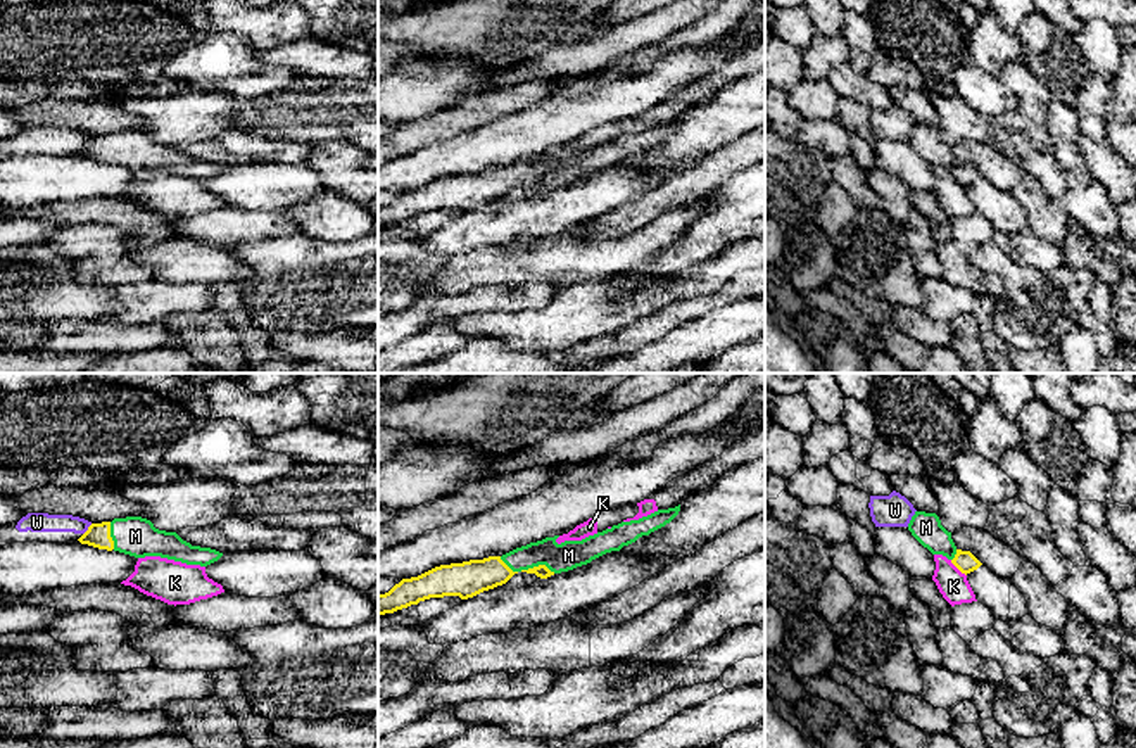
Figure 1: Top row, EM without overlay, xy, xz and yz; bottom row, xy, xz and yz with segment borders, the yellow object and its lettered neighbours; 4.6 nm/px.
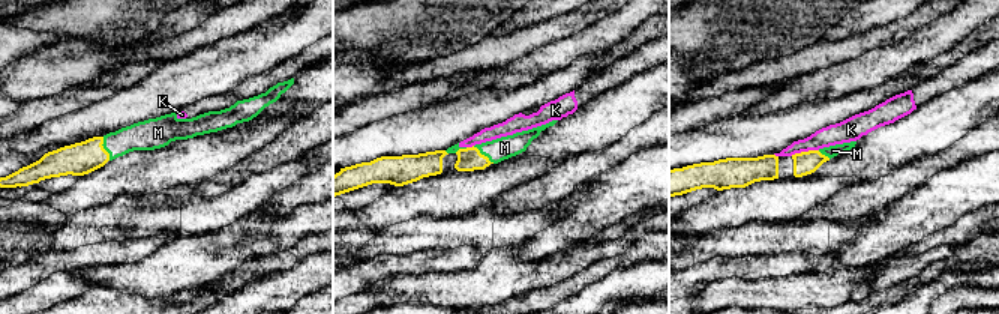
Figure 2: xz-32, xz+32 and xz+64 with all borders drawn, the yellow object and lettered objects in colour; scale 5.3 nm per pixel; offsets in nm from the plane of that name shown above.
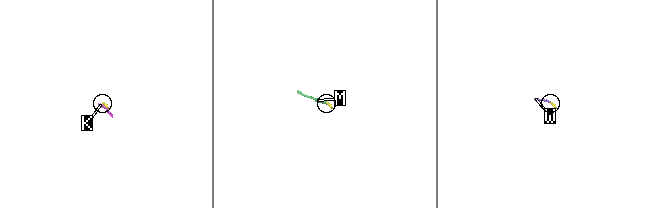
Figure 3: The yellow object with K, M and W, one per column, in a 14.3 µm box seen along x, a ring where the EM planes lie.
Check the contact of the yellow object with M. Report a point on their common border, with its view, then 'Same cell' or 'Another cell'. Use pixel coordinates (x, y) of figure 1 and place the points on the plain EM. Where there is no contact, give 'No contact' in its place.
Touches yellow at xz (537, 180). Same cell

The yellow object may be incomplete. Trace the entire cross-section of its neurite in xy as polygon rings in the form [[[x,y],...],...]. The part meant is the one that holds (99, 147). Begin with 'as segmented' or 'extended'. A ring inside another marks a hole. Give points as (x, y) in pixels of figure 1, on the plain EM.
extended; [[[142,130],[114,131],[112,135],[92,136],[78,152],[98,162],[119,164],[135,171],[161,169],[186,178],[207,180],[218,174],[223,166],[192,159],[176,145],[166,145]]]

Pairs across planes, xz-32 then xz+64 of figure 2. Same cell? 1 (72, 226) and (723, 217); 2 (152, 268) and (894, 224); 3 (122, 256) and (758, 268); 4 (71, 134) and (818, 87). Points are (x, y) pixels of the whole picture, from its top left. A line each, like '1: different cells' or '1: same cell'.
1: different cells
2: different cells
3: same cell
4: different cells

